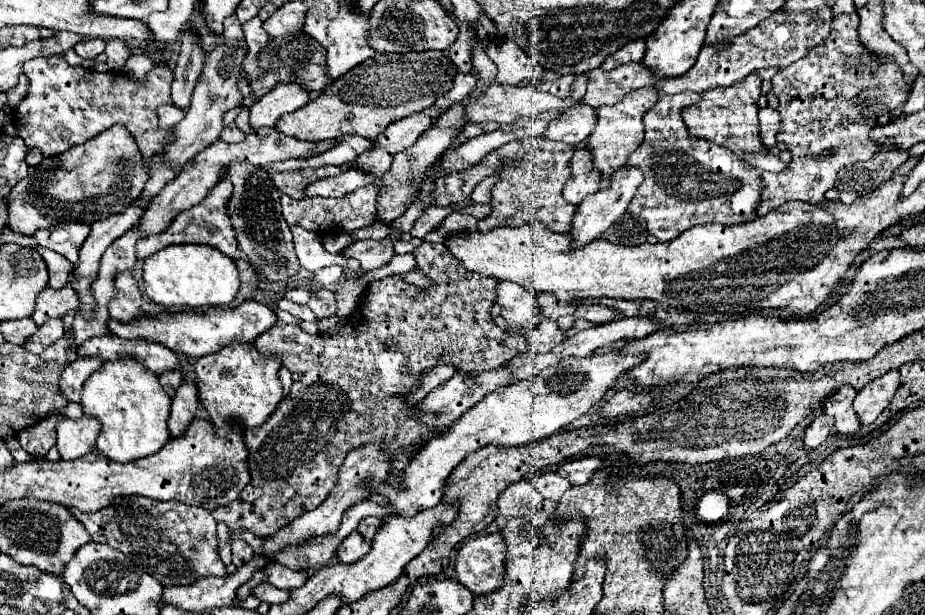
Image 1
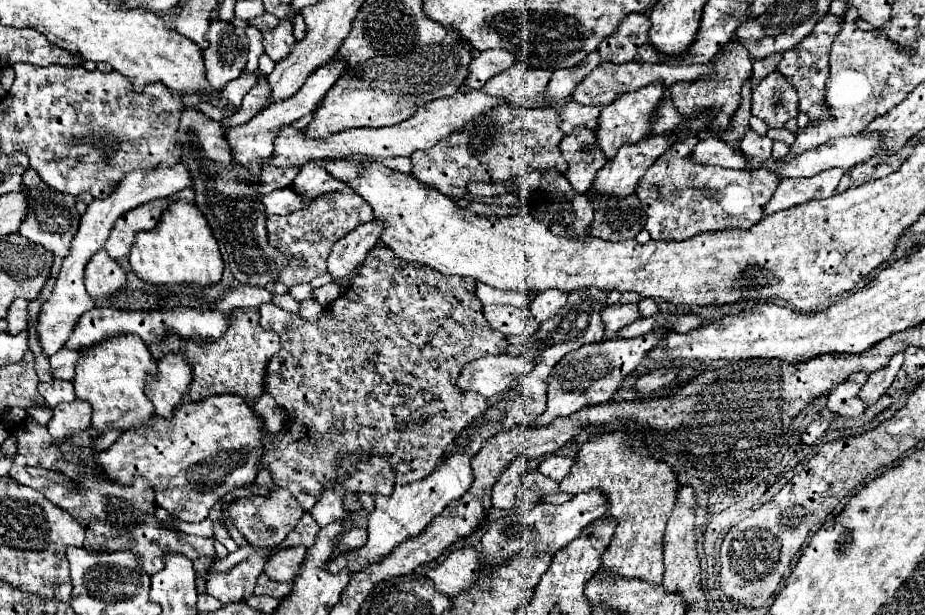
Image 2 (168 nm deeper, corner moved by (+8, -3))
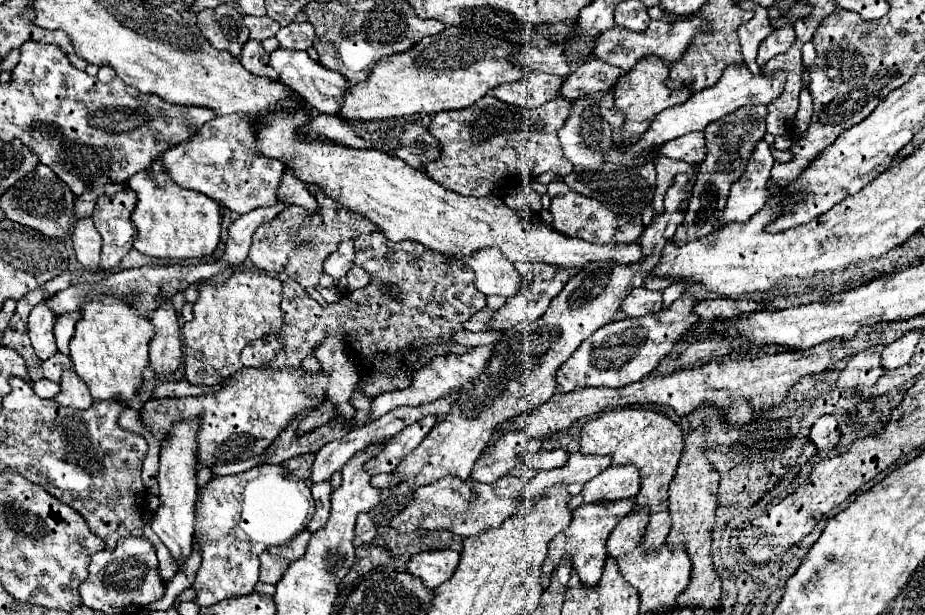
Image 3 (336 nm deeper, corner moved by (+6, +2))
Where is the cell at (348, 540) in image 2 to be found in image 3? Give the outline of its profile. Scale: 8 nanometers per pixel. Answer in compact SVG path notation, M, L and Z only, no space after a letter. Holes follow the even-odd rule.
M359 514L357 516L357 524L355 524L355 546L363 546L363 544L371 544L373 538L377 534L377 526L371 520L369 514Z

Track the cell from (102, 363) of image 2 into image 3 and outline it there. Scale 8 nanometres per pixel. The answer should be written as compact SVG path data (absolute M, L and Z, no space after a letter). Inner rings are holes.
M93 296L81 306L81 318L75 324L69 356L95 400L121 400L129 404L137 396L143 384L143 370L149 364L147 344L153 334L155 328L151 320L137 314L133 304L121 298Z

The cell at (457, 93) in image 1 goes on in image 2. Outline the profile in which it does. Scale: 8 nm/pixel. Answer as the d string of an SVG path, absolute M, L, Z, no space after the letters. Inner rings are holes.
M481 51L473 57L467 69L467 79L463 83L463 89L481 89L491 77L505 71L509 65L517 63L519 59L513 53L503 51Z

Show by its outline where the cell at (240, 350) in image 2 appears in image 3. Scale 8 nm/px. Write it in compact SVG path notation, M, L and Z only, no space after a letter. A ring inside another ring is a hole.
M237 268L223 284L199 284L199 298L193 304L195 318L181 328L185 346L187 380L195 386L213 386L243 368L239 352L251 342L281 328L283 284L265 272Z

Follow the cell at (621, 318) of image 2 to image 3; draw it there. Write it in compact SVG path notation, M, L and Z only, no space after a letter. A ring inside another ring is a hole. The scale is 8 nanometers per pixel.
M633 288L633 292L623 300L623 312L627 316L647 316L657 314L663 310L663 292L661 290L647 290L647 288Z

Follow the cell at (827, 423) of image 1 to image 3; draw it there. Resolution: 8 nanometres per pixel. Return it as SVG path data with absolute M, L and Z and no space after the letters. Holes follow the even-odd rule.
M821 416L813 424L809 438L823 452L827 452L831 448L837 448L839 446L839 440L841 440L841 430L837 426L837 420L833 416Z

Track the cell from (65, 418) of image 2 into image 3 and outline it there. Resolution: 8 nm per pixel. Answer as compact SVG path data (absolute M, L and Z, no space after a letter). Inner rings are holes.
M67 368L63 372L61 392L55 400L57 400L57 404L65 404L71 408L89 408L93 404L87 384L77 376L77 372L73 368Z

